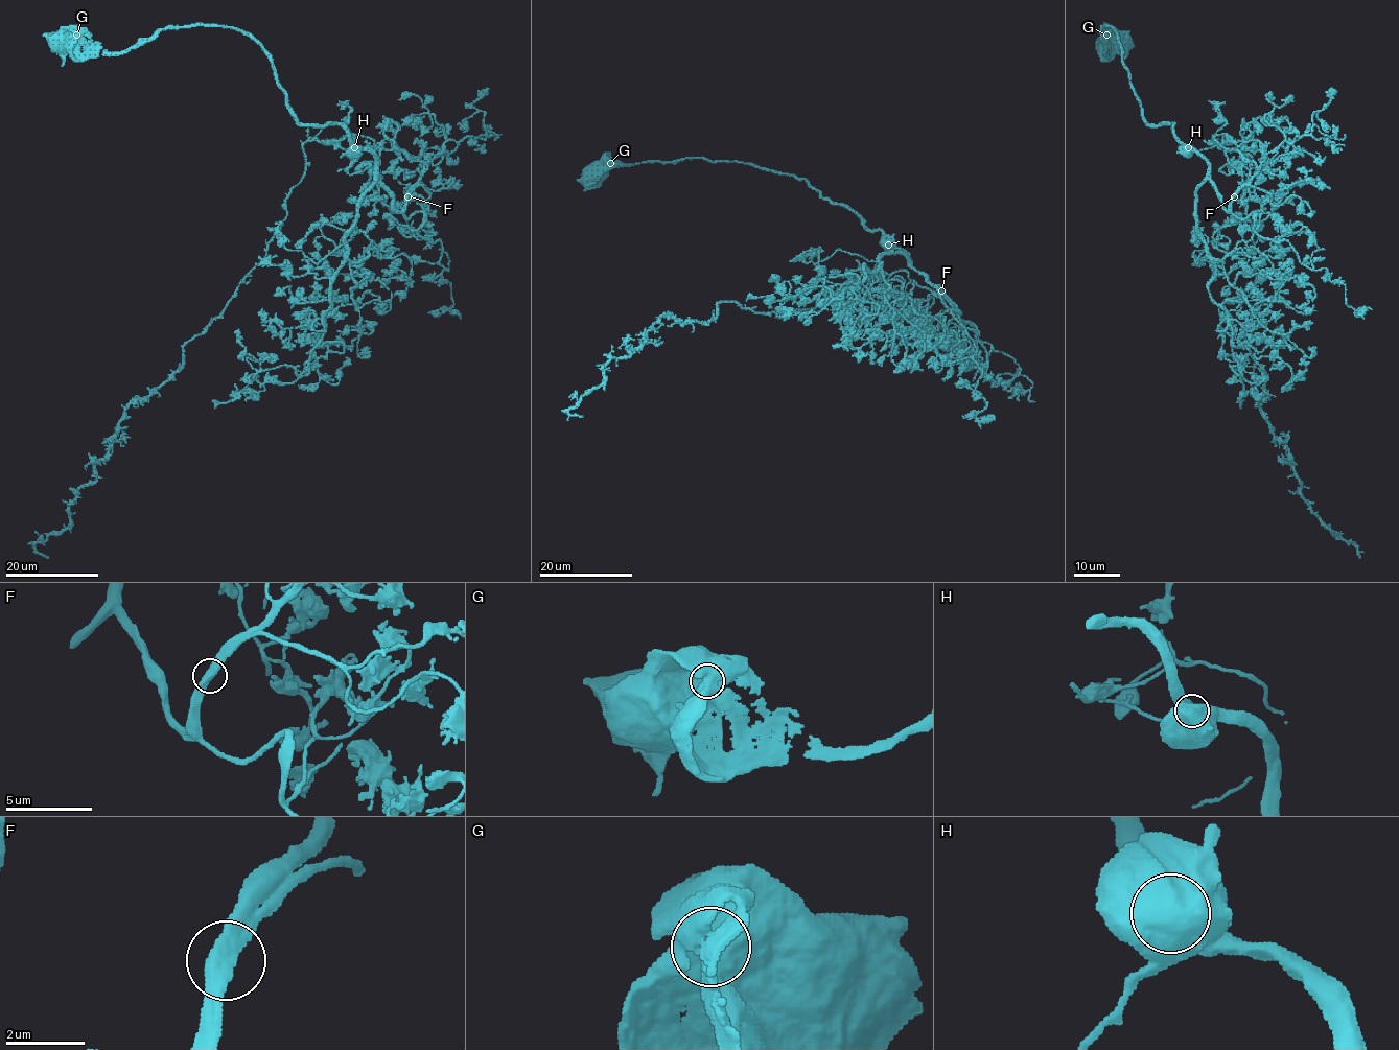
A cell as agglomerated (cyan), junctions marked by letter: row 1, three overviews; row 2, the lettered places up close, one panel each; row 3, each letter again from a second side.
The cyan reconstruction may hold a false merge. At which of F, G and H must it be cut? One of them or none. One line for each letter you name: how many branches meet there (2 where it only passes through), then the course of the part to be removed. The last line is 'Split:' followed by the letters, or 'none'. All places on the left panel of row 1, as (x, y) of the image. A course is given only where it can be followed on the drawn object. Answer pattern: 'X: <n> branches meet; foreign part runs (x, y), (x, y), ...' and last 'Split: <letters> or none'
H: 1 branches meet; foreign part runs (355, 147), (303, 144), (265, 257), (132, 401), (69, 524), (35, 545), (48, 558)
Split: H

